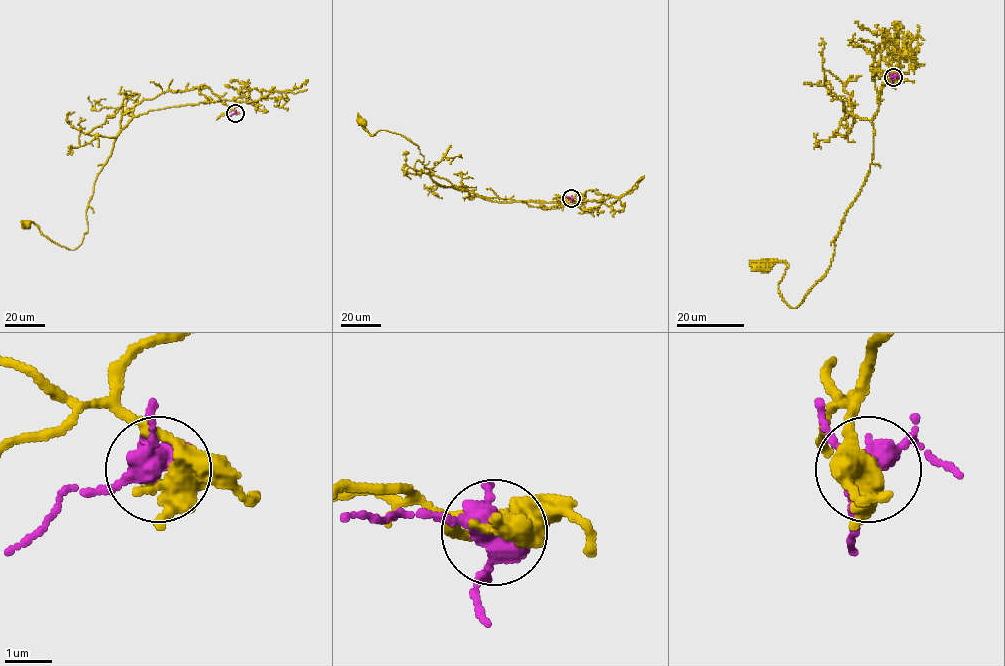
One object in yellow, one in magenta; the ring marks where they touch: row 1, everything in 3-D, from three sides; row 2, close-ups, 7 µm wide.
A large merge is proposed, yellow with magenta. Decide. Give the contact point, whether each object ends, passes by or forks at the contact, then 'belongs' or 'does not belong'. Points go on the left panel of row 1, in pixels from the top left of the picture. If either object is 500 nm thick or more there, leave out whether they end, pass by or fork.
place (235, 113); does not belong

